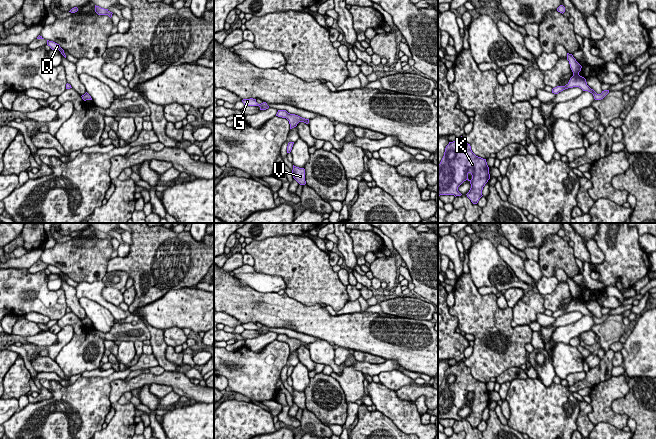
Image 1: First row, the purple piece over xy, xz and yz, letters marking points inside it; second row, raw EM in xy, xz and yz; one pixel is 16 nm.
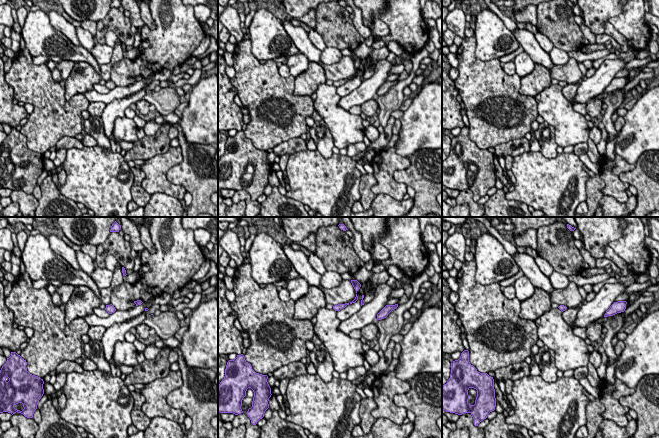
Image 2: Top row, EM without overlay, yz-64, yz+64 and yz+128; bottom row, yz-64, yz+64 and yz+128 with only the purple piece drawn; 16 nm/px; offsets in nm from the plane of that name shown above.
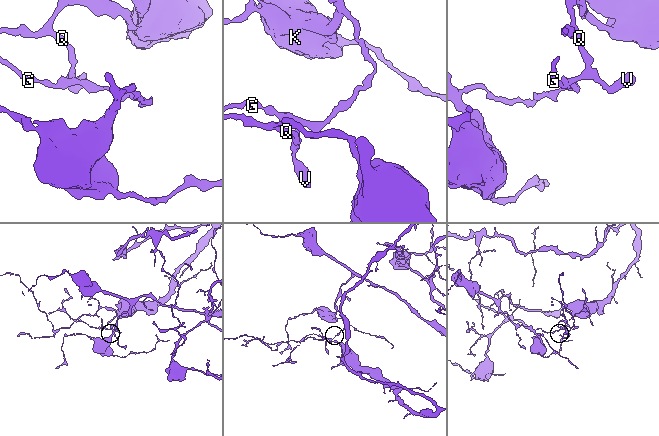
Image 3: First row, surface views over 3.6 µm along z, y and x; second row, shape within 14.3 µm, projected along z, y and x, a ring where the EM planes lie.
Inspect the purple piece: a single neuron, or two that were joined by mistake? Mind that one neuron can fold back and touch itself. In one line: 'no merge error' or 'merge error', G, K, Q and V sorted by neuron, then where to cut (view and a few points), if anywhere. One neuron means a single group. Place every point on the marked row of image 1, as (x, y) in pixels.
merge error | G K / Q V | yz (567, 84), (568, 87)

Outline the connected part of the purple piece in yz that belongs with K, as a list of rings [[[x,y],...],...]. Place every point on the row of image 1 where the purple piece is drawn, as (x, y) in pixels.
[[[458,137],[445,148],[438,165],[438,195],[461,196],[458,187],[466,180],[471,184],[466,194],[473,204],[483,196],[482,190],[490,179],[486,159],[476,156],[464,137]]]

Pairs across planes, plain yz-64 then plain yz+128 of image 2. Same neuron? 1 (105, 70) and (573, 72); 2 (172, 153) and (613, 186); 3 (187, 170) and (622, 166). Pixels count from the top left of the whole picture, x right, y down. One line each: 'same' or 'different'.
1: same
2: same
3: different

